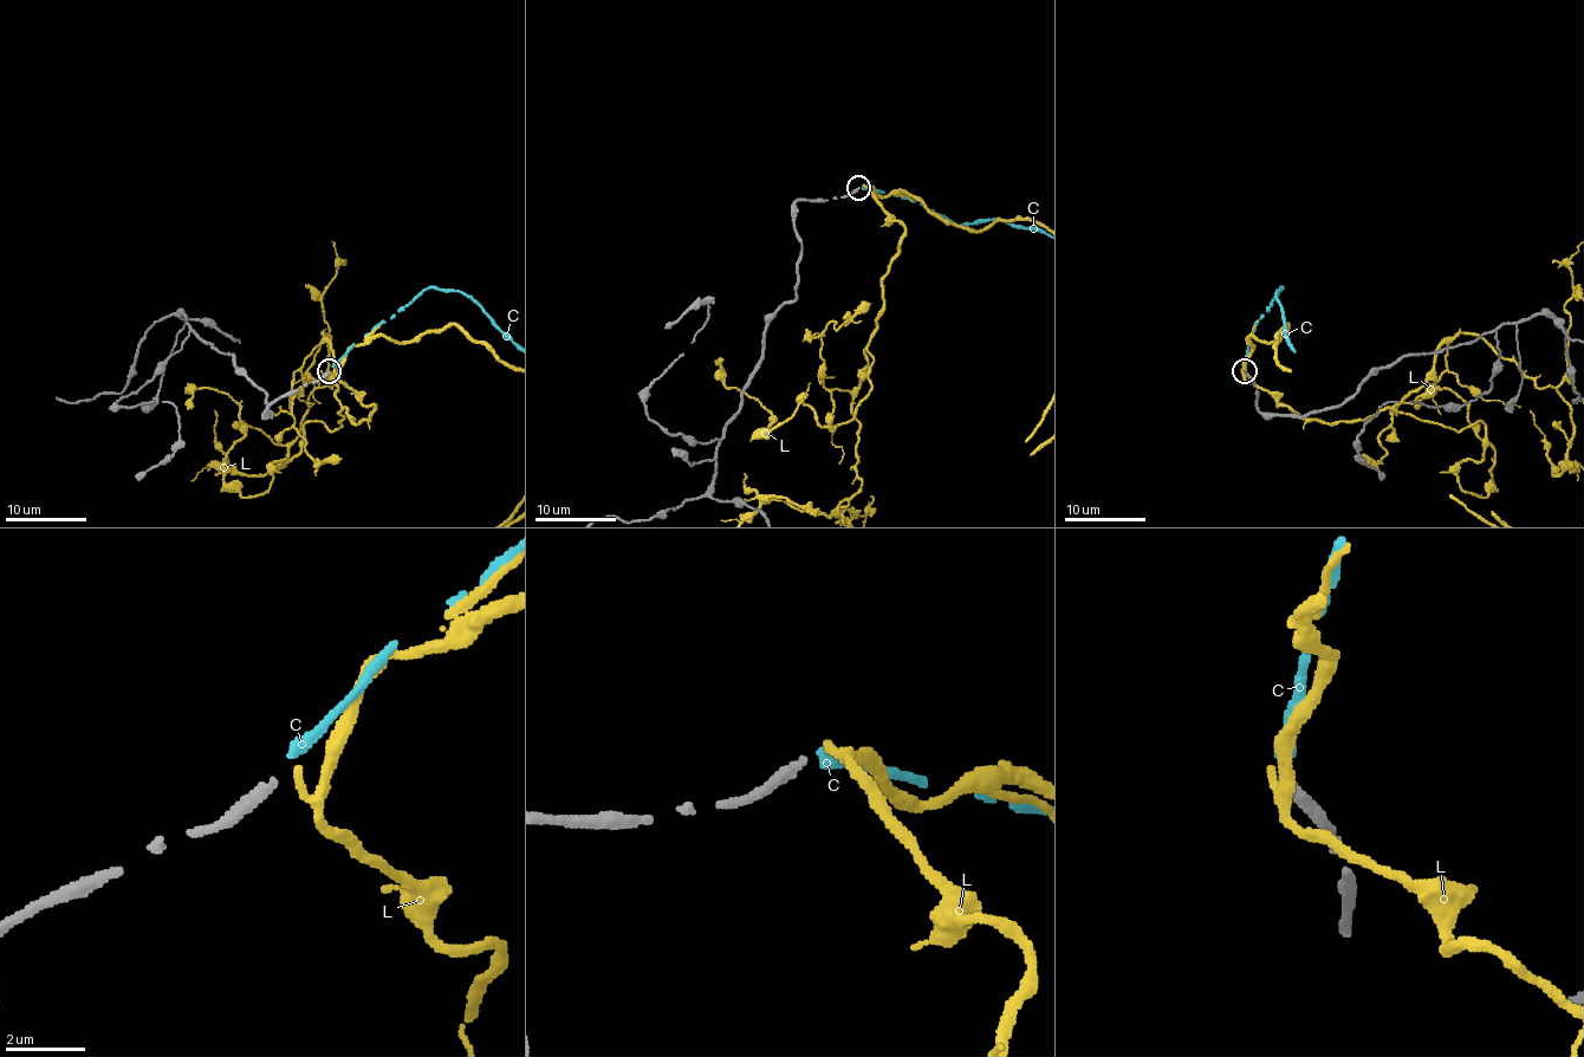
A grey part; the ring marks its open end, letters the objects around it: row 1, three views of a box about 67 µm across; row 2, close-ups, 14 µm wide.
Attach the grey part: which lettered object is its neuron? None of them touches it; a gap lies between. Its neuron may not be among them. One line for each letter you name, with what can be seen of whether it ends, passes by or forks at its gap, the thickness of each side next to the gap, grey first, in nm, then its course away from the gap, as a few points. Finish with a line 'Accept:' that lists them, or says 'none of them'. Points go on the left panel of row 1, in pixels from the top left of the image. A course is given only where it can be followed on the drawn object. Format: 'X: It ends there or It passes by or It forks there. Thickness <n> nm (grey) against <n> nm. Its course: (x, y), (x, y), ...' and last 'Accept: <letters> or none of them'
C: It ends there. Thickness 240 nm (grey) against 360 nm
Accept: C

